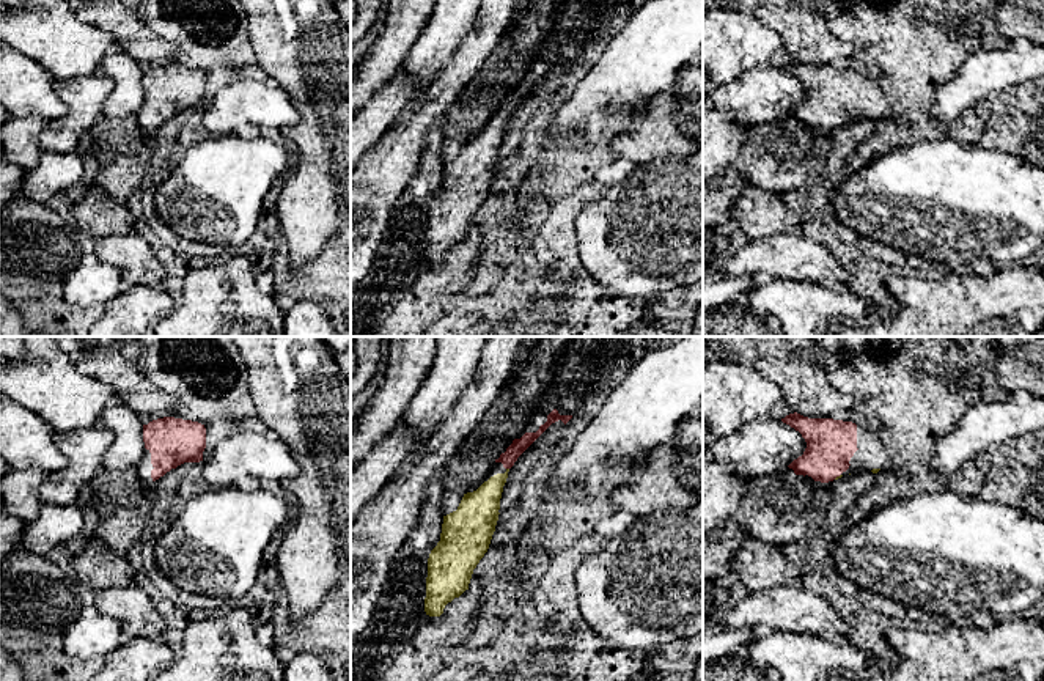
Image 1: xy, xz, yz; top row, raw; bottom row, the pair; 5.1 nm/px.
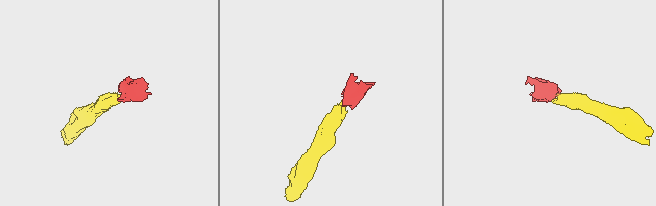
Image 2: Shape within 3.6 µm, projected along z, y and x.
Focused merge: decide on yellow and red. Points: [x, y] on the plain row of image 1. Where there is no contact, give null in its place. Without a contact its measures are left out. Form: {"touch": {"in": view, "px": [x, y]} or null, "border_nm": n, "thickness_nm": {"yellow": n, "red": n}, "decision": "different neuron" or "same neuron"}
{"touch": {"in": "yz", "px": [837, 125]}, "border_nm": 50, "thickness_nm": {"yellow": 20, "red": 260}, "decision": "same neuron"}

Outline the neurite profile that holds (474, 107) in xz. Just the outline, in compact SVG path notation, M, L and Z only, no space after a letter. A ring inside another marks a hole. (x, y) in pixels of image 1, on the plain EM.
M531 0L517 25L503 36L486 68L456 98L442 123L453 121L461 140L476 138L514 87L536 80L547 69L547 63L538 63L535 58L555 57L575 17L575 11L563 11L560 2Z

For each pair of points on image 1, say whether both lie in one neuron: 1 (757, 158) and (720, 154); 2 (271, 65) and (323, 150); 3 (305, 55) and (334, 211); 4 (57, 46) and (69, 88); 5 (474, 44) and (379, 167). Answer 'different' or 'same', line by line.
1: different
2: same
3: same
4: different
5: same

